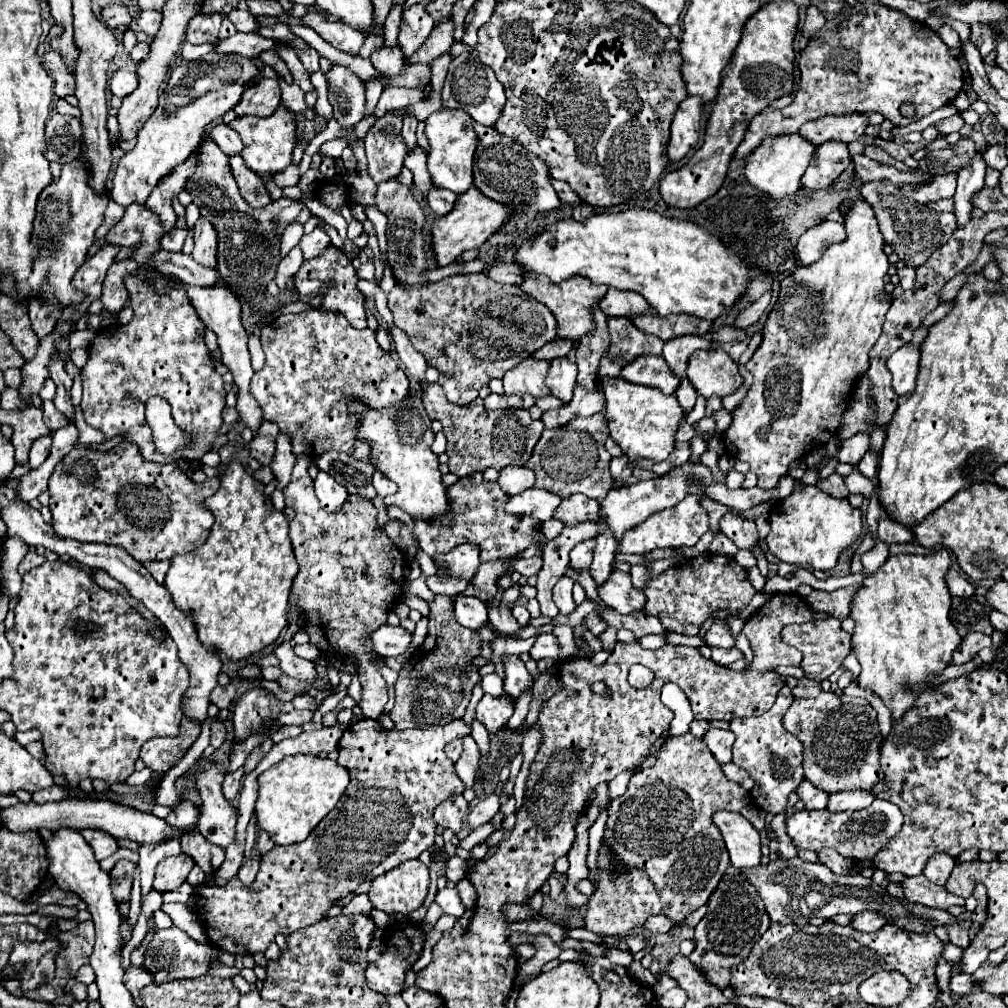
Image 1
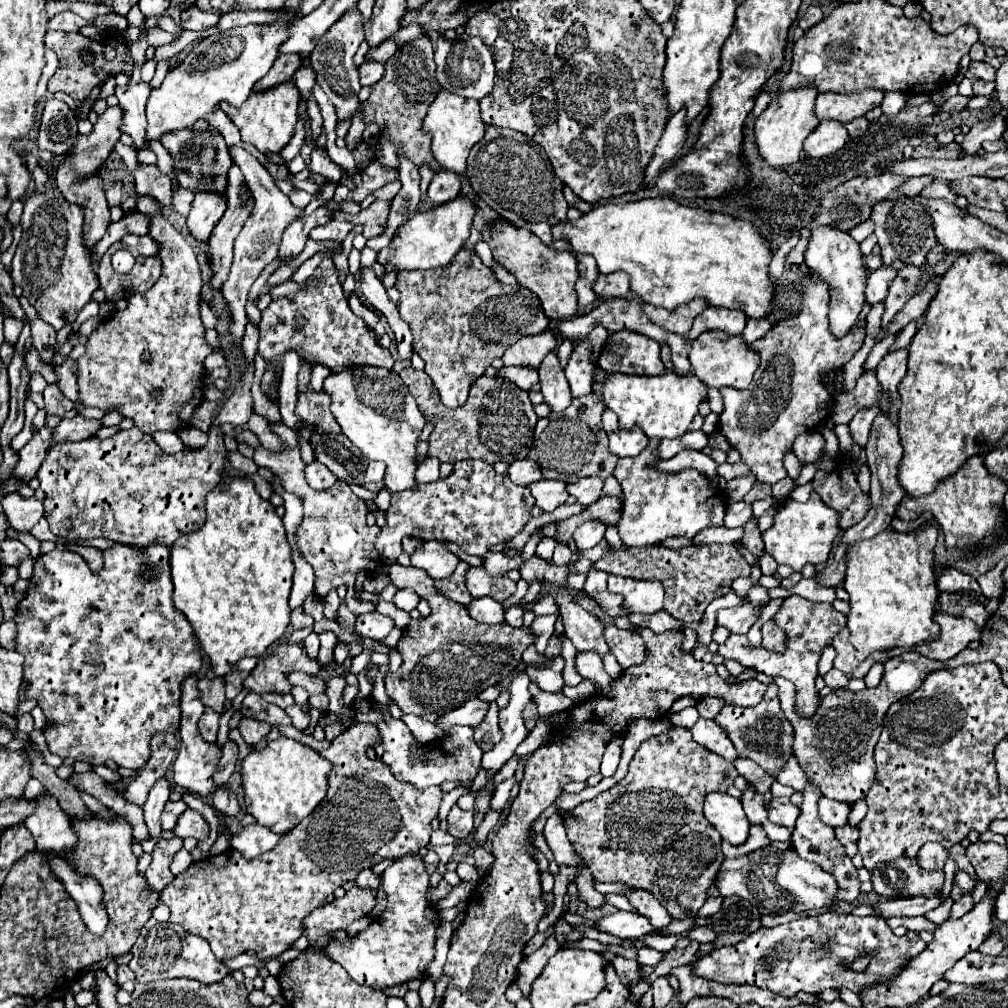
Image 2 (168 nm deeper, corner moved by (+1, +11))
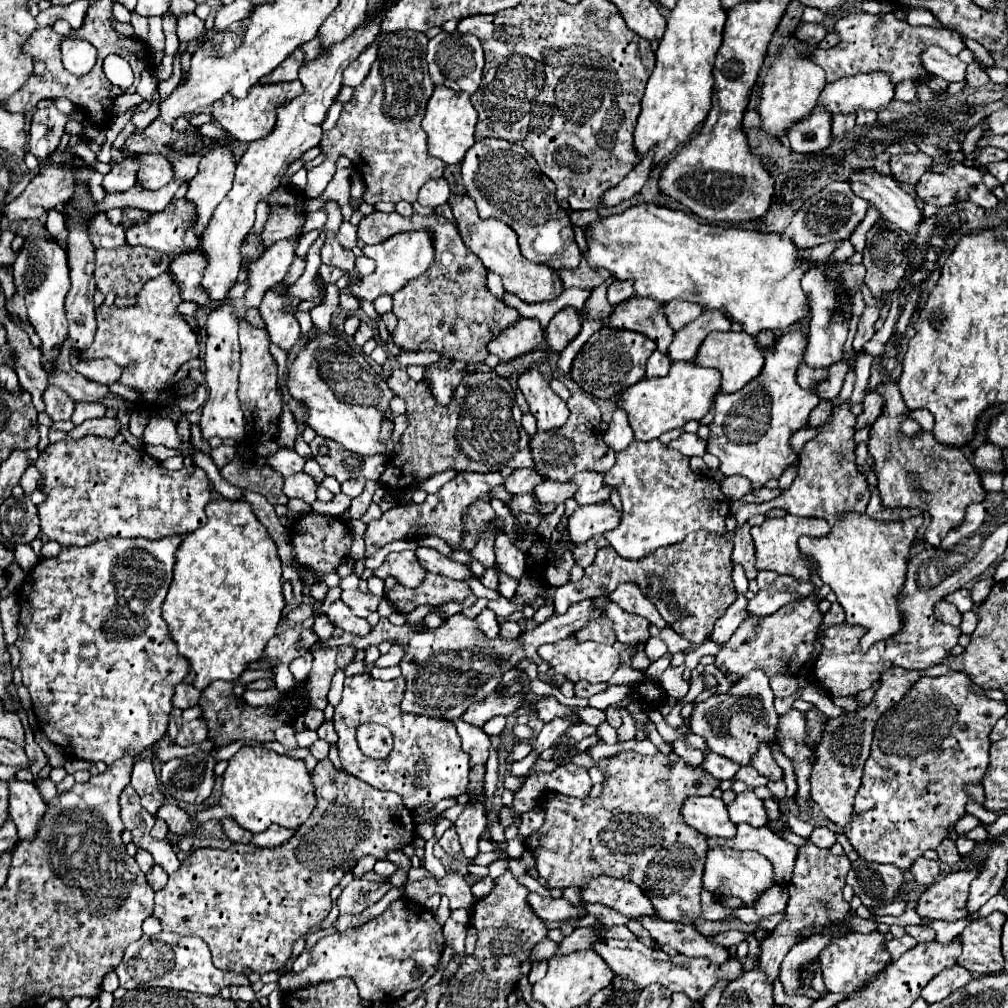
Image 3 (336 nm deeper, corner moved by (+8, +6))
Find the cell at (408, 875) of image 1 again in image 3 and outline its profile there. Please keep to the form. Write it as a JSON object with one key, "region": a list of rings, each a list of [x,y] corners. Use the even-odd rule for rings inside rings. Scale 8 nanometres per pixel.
{"region":[[[400,897],[392,901],[380,917],[364,923],[362,927],[350,928],[344,933],[334,933],[320,939],[310,953],[308,969],[280,977],[280,987],[290,991],[320,981],[350,977],[354,979],[364,1001],[394,1003],[400,999],[400,995],[422,987],[434,975],[434,967],[440,961],[442,949],[442,927],[436,923],[434,915],[428,909],[414,905],[406,897]],[[414,969],[422,969],[418,979],[412,975]]]}

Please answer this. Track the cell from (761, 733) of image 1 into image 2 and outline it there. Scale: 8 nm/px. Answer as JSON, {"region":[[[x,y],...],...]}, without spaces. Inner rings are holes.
{"region":[[[773,682],[767,684],[767,692],[757,706],[743,708],[743,706],[725,704],[721,712],[715,716],[715,722],[727,732],[727,738],[733,742],[739,758],[751,758],[755,764],[759,764],[765,772],[773,776],[781,772],[785,760],[793,754],[791,750],[793,726],[787,718],[783,718],[783,712],[779,708],[779,698],[777,698],[777,686]]]}

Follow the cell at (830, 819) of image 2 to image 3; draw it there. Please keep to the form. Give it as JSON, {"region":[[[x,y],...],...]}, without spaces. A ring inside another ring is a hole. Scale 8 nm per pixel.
{"region":[[[824,825],[814,827],[810,839],[812,839],[812,843],[816,843],[818,847],[826,847],[826,849],[830,849],[830,847],[836,843],[836,835],[834,835],[834,831],[830,831],[830,829],[824,827]]]}

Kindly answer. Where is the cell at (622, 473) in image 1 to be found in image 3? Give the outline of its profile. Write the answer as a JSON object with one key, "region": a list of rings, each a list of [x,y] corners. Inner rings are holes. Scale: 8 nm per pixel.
{"region":[[[614,411],[614,417],[608,425],[608,431],[604,433],[604,443],[608,443],[608,447],[612,451],[622,451],[626,449],[630,443],[634,441],[634,433],[628,425],[626,413],[624,411]]]}

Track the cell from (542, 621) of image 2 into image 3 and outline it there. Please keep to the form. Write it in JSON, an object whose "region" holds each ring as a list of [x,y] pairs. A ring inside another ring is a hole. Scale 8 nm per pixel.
{"region":[[[696,531],[684,541],[672,547],[660,547],[644,559],[624,559],[612,551],[612,547],[602,547],[596,553],[592,565],[584,569],[584,577],[576,583],[566,583],[556,589],[554,613],[562,615],[572,603],[582,599],[592,599],[594,595],[608,595],[620,583],[634,581],[640,585],[644,595],[658,607],[664,621],[674,627],[684,639],[700,645],[708,639],[712,625],[724,615],[726,607],[736,601],[736,589],[732,583],[732,543],[724,541],[722,535]]]}

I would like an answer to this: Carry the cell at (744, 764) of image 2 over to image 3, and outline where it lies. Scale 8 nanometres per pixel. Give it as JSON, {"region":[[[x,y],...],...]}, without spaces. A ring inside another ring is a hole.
{"region":[[[750,765],[750,767],[740,767],[734,779],[738,779],[738,781],[744,781],[744,783],[748,783],[750,787],[764,785],[764,777],[760,777],[760,775],[758,775],[758,771],[756,771],[752,765]]]}

